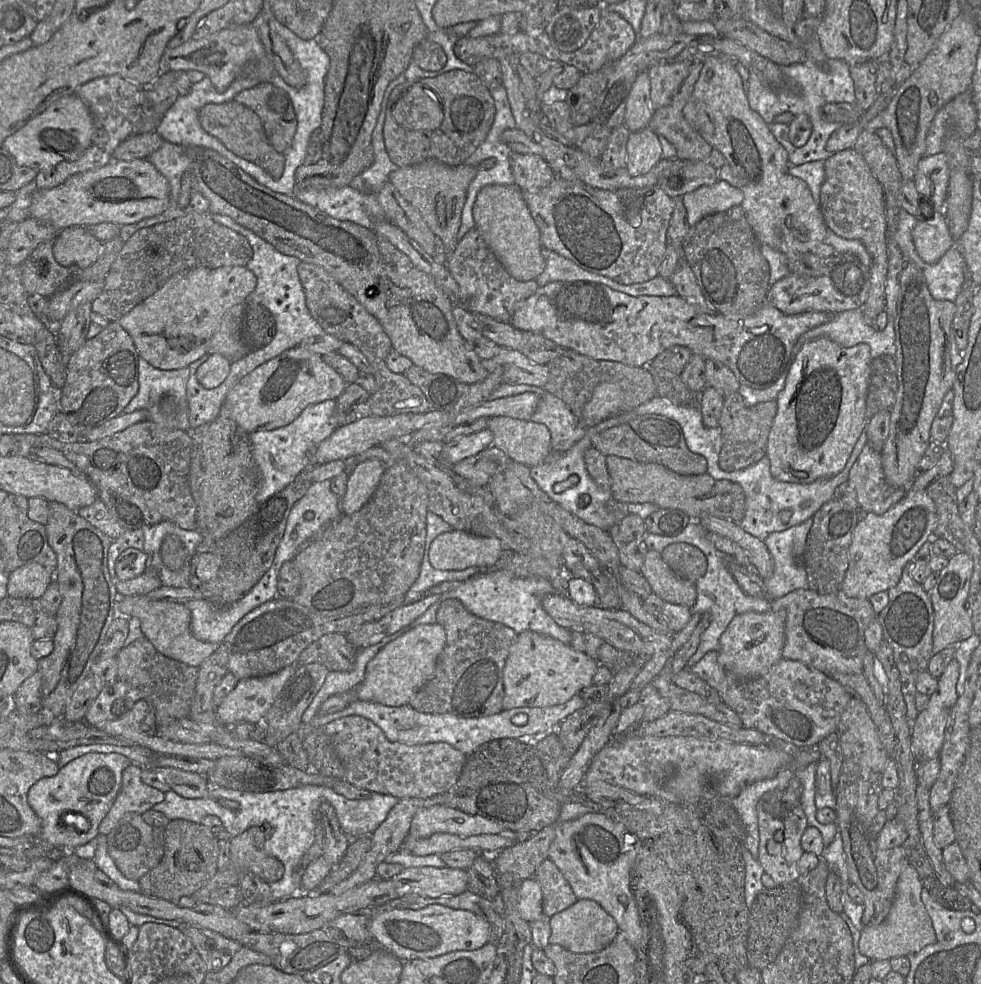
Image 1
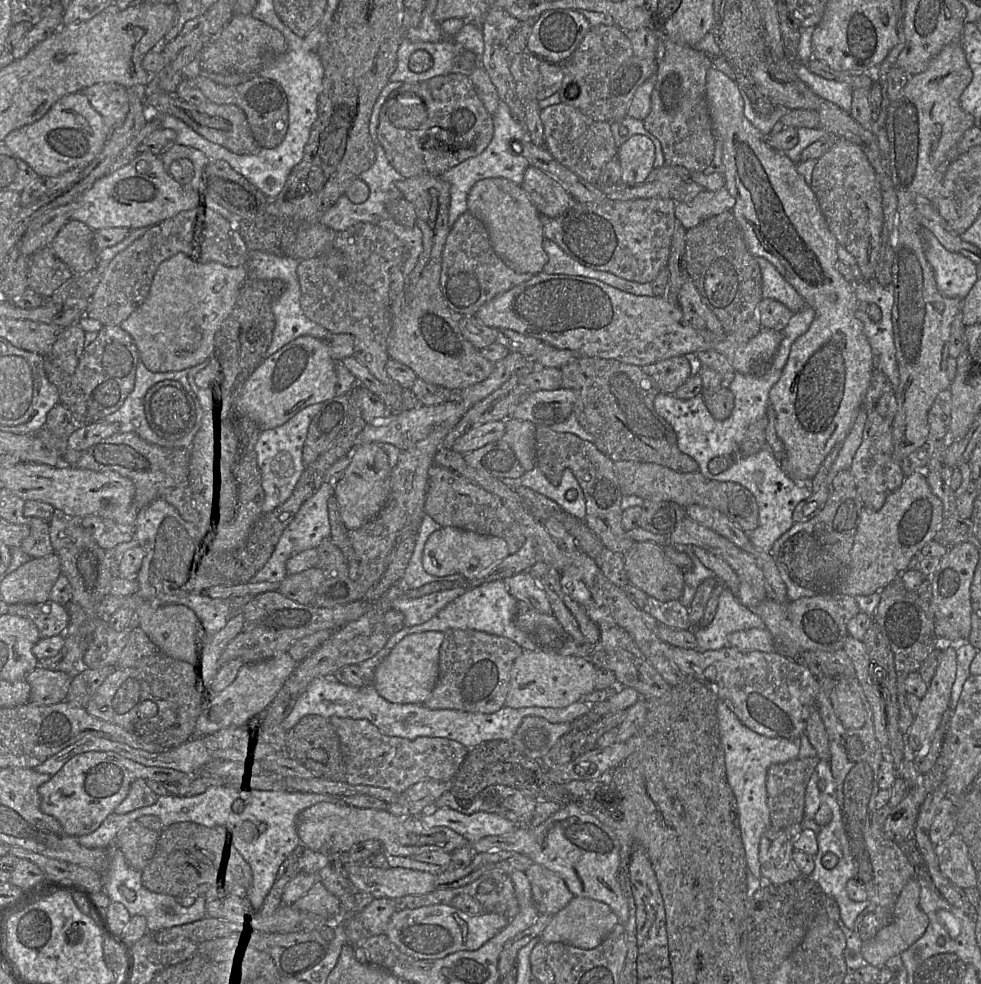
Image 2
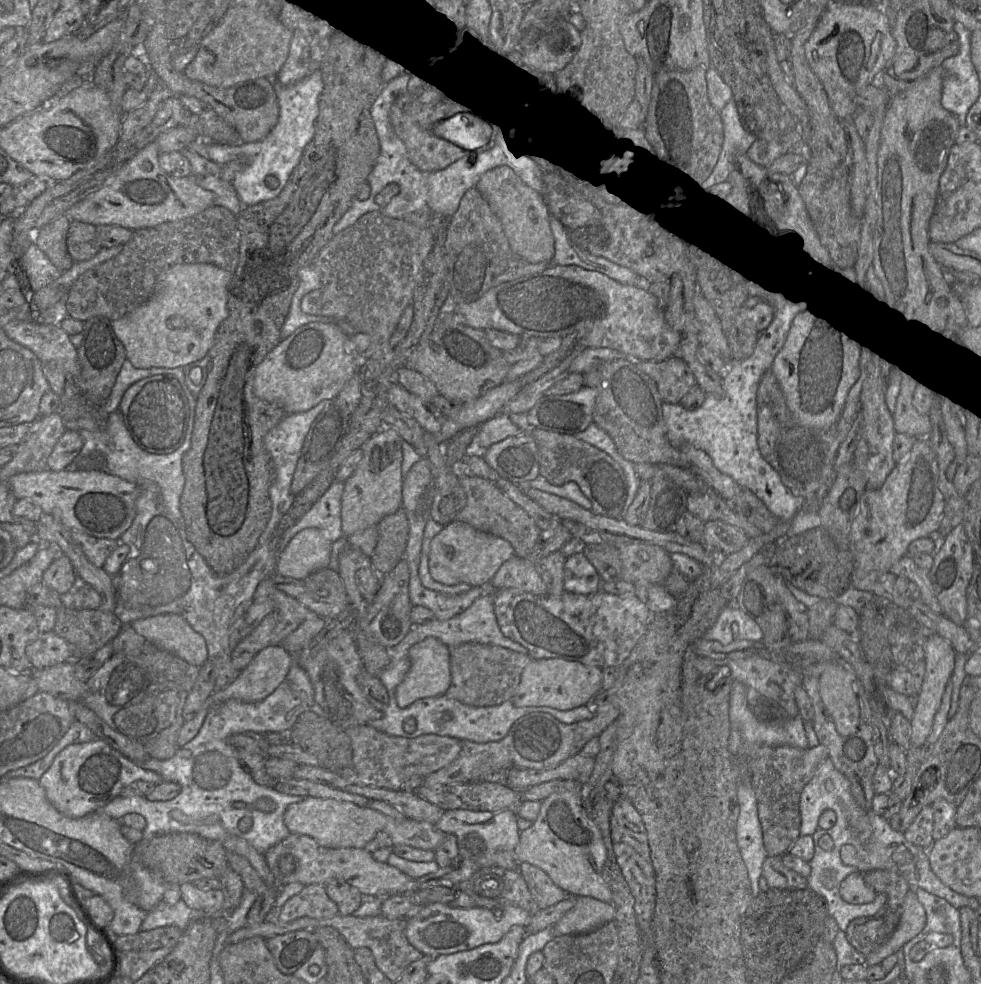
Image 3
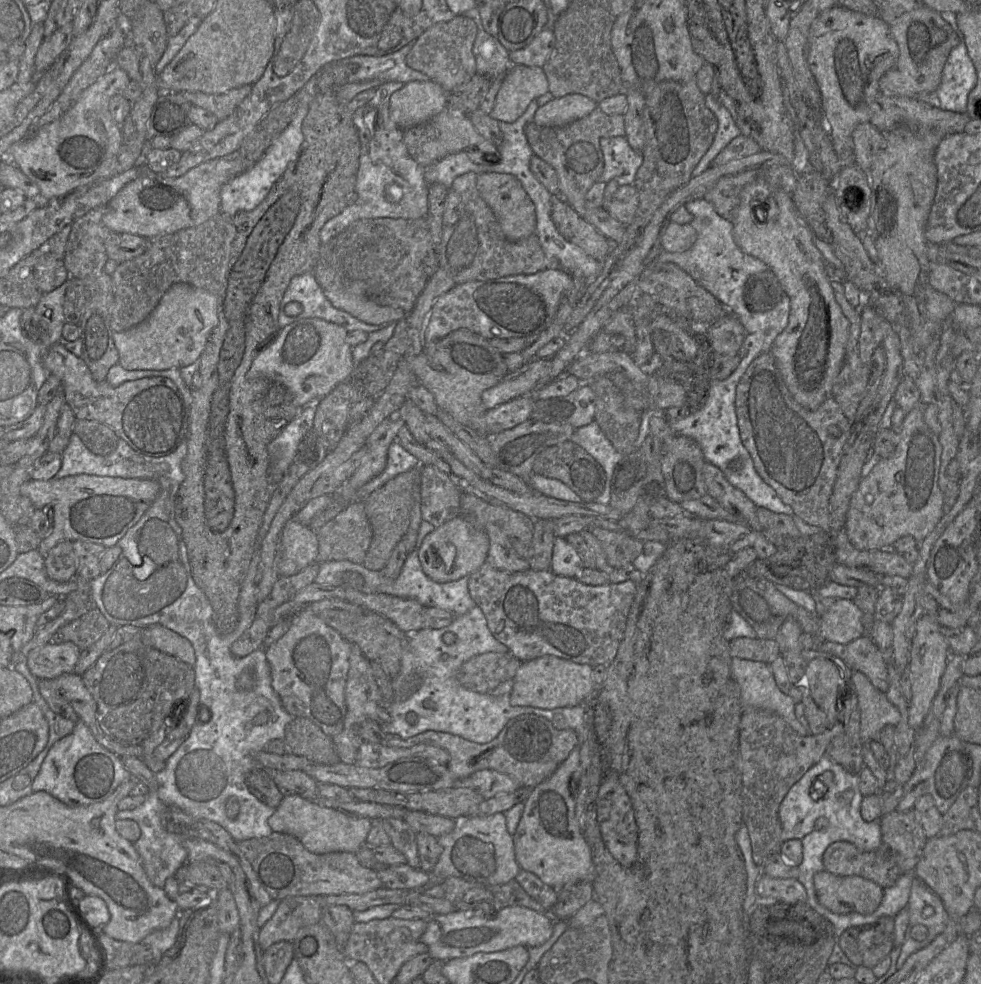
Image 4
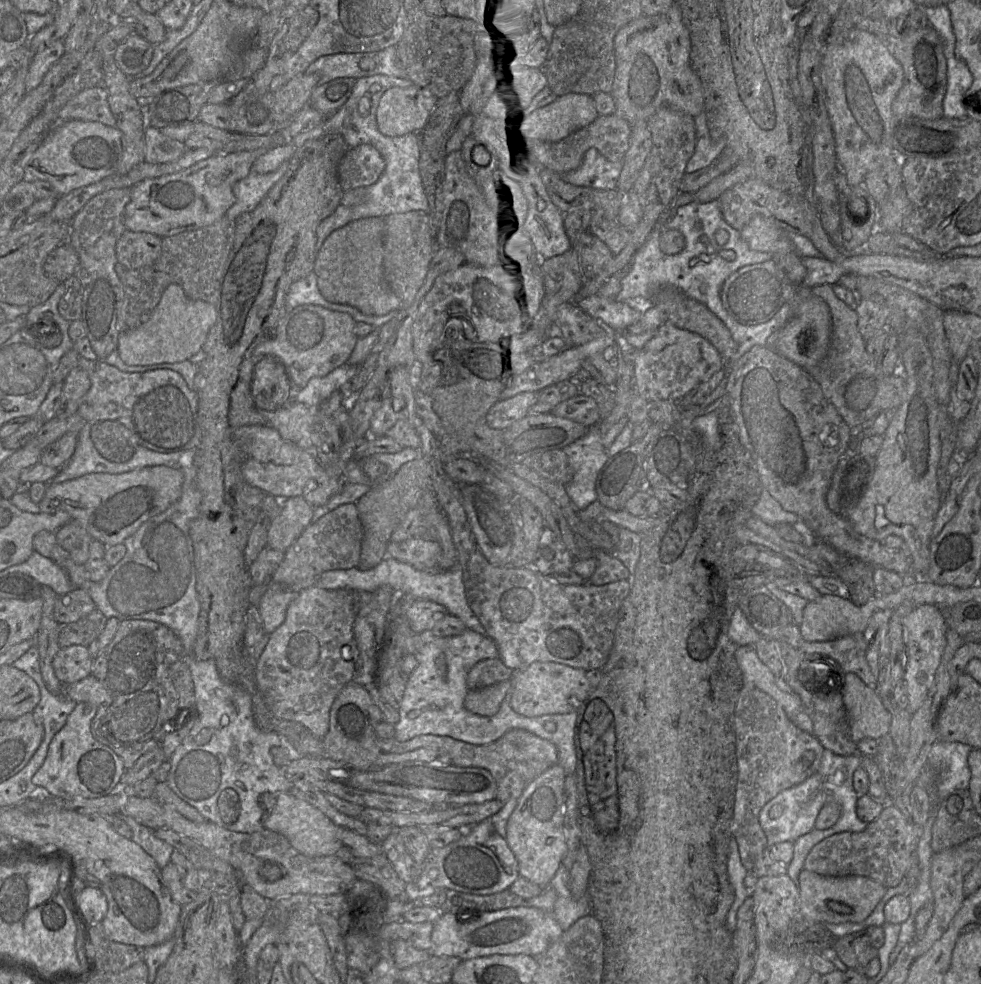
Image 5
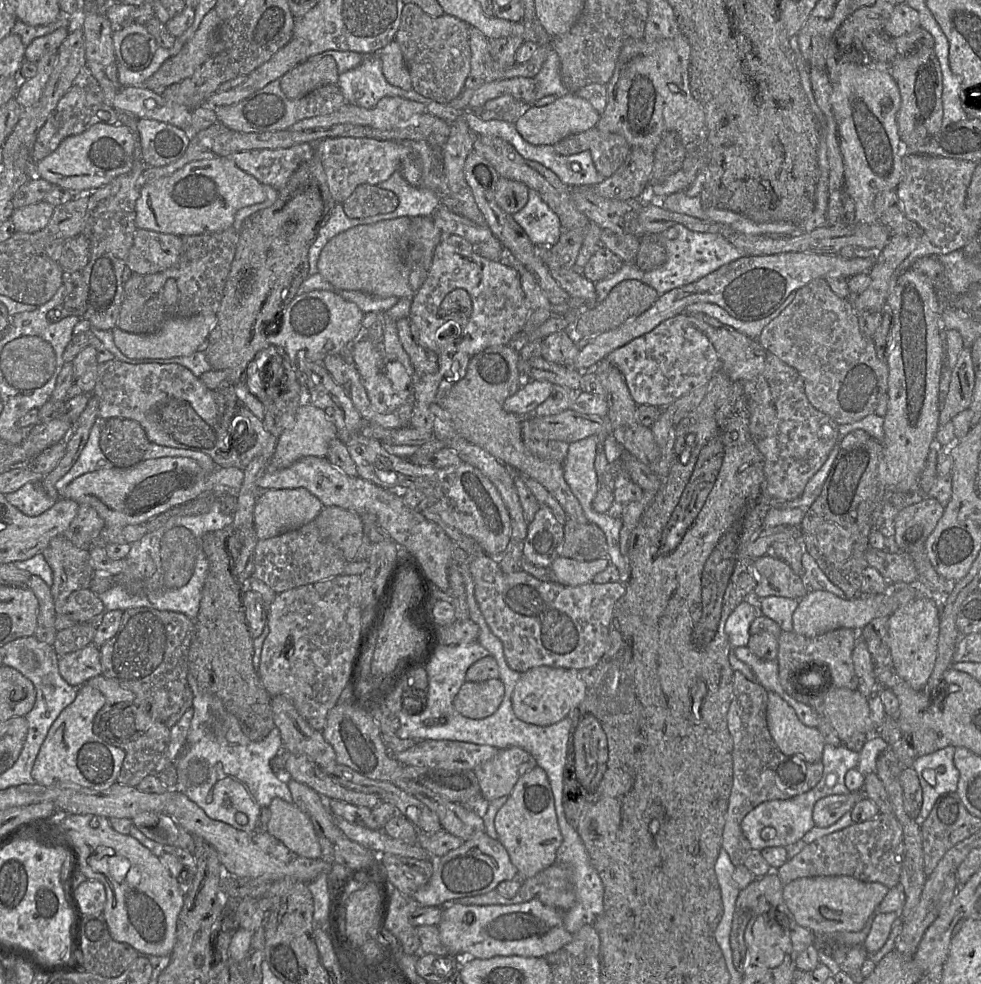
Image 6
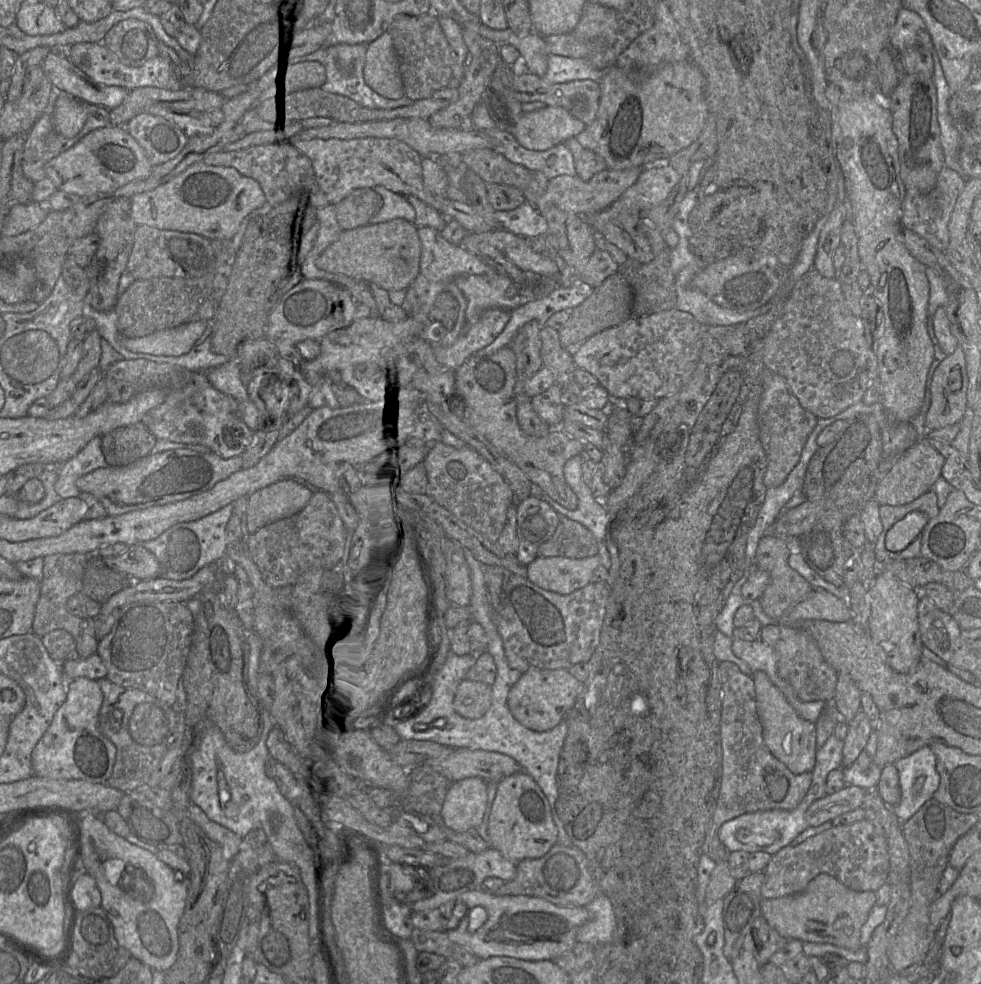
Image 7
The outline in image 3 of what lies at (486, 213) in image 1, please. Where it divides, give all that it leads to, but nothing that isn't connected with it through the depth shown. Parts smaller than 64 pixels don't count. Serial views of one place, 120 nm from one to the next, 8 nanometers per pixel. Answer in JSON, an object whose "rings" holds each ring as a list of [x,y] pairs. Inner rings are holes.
{"rings":[[[507,166],[485,172],[475,188],[498,217],[511,250],[530,263],[549,263],[554,256],[548,207],[542,194],[524,184]]]}

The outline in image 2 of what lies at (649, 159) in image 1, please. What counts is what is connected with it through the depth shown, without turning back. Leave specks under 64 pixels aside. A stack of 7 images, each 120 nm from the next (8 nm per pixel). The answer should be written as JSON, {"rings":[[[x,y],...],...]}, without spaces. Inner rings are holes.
{"rings":[[[636,134],[622,143],[617,157],[621,167],[620,182],[627,185],[639,184],[654,168],[655,147],[647,136]]]}

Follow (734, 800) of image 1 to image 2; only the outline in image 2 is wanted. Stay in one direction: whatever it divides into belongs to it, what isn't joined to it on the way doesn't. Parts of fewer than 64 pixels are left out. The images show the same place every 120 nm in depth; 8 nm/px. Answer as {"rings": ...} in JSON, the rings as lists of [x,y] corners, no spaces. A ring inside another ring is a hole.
{"rings":[[[721,700],[717,702],[717,719],[724,752],[726,777],[737,803],[740,835],[747,868],[759,879],[762,876],[759,843],[763,833],[770,827],[766,790],[767,771],[773,764],[798,758],[800,738],[768,737],[759,734],[744,725]]]}

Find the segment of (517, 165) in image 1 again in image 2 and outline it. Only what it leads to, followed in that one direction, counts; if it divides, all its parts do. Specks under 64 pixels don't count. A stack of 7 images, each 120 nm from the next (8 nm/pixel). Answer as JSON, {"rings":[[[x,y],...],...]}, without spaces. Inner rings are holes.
{"rings":[[[530,165],[520,185],[540,215],[558,217],[575,201],[565,188],[541,169]]]}

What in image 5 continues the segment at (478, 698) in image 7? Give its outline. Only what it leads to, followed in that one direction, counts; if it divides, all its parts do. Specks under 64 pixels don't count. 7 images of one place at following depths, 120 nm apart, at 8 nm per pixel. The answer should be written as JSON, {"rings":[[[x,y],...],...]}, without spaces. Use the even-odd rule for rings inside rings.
{"rings":[[[506,680],[479,689],[469,689],[464,699],[464,707],[479,716],[493,716],[499,711],[511,686],[511,681]]]}

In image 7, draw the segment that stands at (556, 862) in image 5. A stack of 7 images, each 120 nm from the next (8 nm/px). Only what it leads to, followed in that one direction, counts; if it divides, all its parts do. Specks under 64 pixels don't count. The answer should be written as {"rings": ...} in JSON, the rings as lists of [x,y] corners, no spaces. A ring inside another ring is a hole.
{"rings":[[[521,770],[497,783],[488,821],[490,847],[514,864],[544,856],[558,841],[558,830],[549,801],[532,776]]]}

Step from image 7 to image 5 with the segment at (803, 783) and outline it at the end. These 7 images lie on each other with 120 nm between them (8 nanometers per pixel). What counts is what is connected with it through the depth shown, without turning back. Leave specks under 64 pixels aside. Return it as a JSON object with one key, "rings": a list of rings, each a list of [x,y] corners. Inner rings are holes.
{"rings":[[[744,682],[733,713],[735,747],[738,776],[735,790],[734,811],[731,824],[742,864],[747,870],[753,869],[758,857],[769,849],[767,835],[759,823],[762,807],[780,792],[797,785],[818,771],[823,747],[813,733],[801,732],[787,718],[775,700],[762,690]]]}

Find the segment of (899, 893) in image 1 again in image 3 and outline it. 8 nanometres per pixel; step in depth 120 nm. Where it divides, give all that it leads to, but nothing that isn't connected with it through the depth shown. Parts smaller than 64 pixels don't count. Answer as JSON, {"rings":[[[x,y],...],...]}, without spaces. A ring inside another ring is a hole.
{"rings":[[[912,888],[906,893],[900,907],[898,924],[890,938],[878,949],[865,956],[865,965],[879,966],[888,956],[920,934],[926,925],[926,913]]]}

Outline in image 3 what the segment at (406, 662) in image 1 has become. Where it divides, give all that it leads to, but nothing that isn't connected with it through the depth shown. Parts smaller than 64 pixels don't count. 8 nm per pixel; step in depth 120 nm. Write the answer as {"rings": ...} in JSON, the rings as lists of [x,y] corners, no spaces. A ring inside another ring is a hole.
{"rings":[[[427,637],[409,650],[410,668],[396,687],[396,703],[406,708],[419,699],[444,695],[451,684],[449,648],[434,637]]]}

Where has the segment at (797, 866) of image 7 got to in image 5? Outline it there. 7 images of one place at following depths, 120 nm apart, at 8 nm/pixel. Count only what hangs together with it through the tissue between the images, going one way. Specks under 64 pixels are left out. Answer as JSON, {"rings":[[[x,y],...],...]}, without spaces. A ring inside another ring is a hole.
{"rings":[[[892,803],[886,804],[879,817],[860,832],[840,832],[817,843],[808,853],[803,869],[824,876],[864,876],[879,881],[887,888],[899,885],[906,876],[922,836],[922,828],[908,820]]]}

